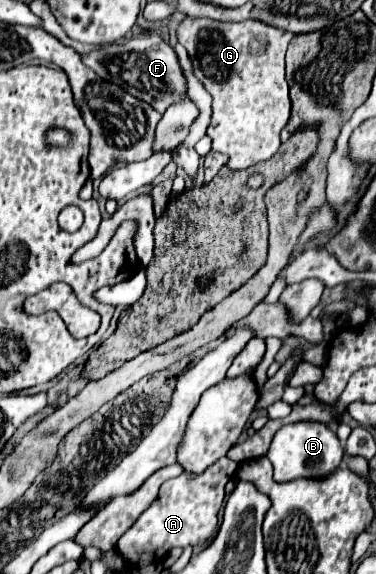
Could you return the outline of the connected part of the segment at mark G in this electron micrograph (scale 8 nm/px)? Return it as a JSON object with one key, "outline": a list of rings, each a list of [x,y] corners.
{"outline":[[[186,17],[178,27],[178,41],[196,63],[192,65],[194,75],[214,99],[212,123],[206,135],[212,139],[214,151],[228,155],[226,167],[232,171],[266,161],[280,149],[280,133],[292,109],[284,77],[284,55],[290,39],[290,33],[252,19],[222,23]]]}

